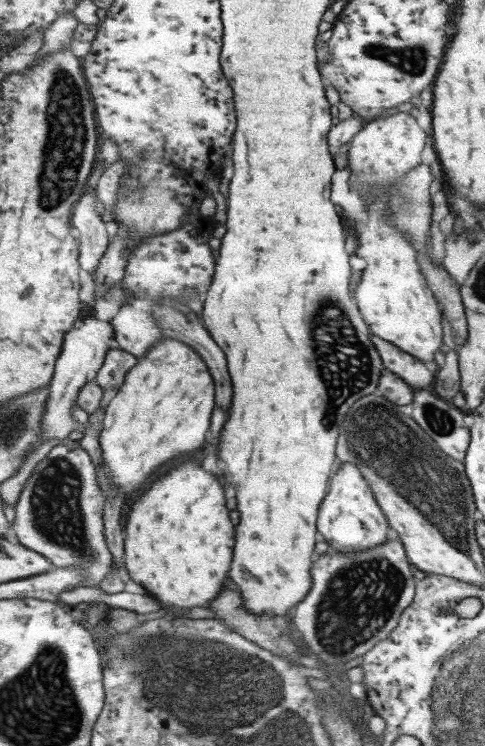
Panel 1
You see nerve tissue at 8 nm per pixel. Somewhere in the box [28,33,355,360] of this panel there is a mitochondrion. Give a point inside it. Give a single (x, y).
(65, 137)

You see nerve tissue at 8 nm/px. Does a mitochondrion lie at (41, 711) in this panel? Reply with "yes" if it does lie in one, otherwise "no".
yes

